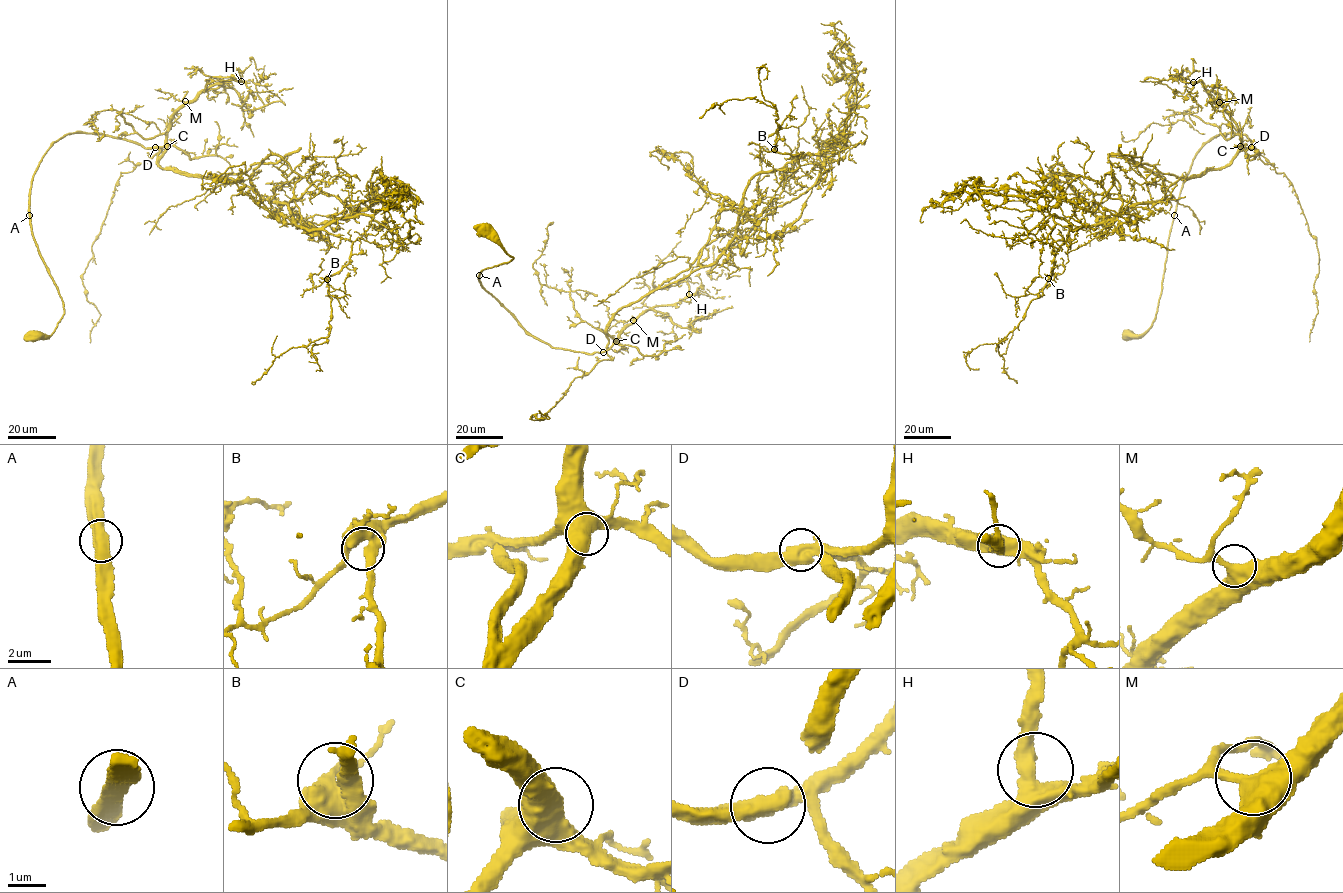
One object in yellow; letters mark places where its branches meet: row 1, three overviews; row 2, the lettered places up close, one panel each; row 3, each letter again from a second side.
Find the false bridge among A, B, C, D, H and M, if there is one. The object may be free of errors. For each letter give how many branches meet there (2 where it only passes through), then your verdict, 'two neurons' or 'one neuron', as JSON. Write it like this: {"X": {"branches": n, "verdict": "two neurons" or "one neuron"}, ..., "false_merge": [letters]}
{"A": {"branches": 2, "verdict": "one neuron"}, "B": {"branches": 2, "verdict": "one neuron"}, "C": {"branches": 2, "verdict": "one neuron"}, "D": {"branches": 2, "verdict": "two neurons"}, "H": {"branches": 2, "verdict": "one neuron"}, "M": {"branches": 2, "verdict": "one neuron"}, "false_merge": ["D"]}

